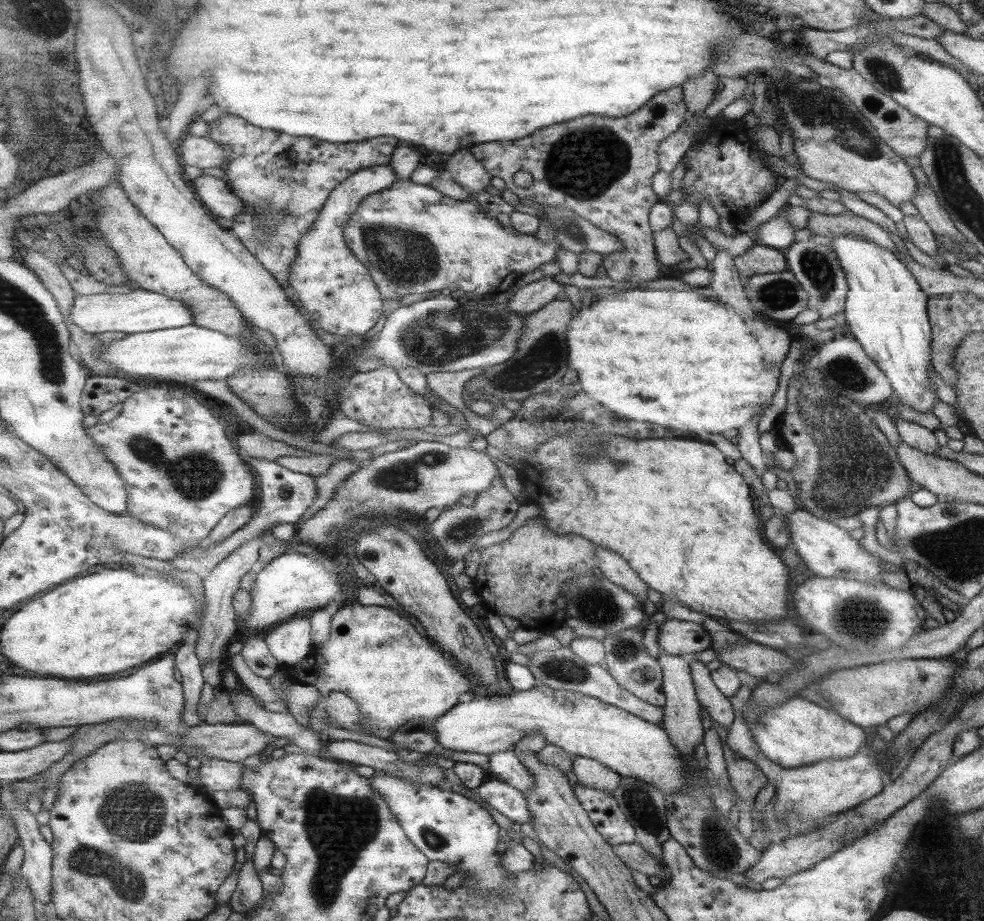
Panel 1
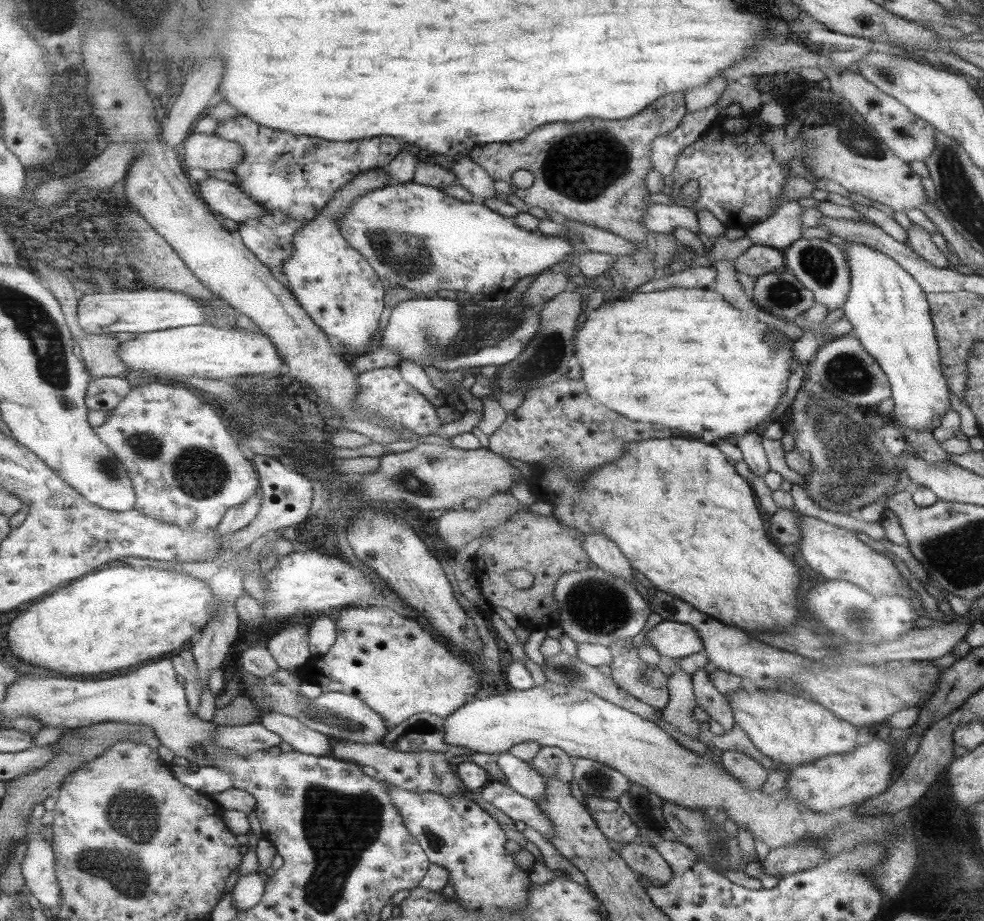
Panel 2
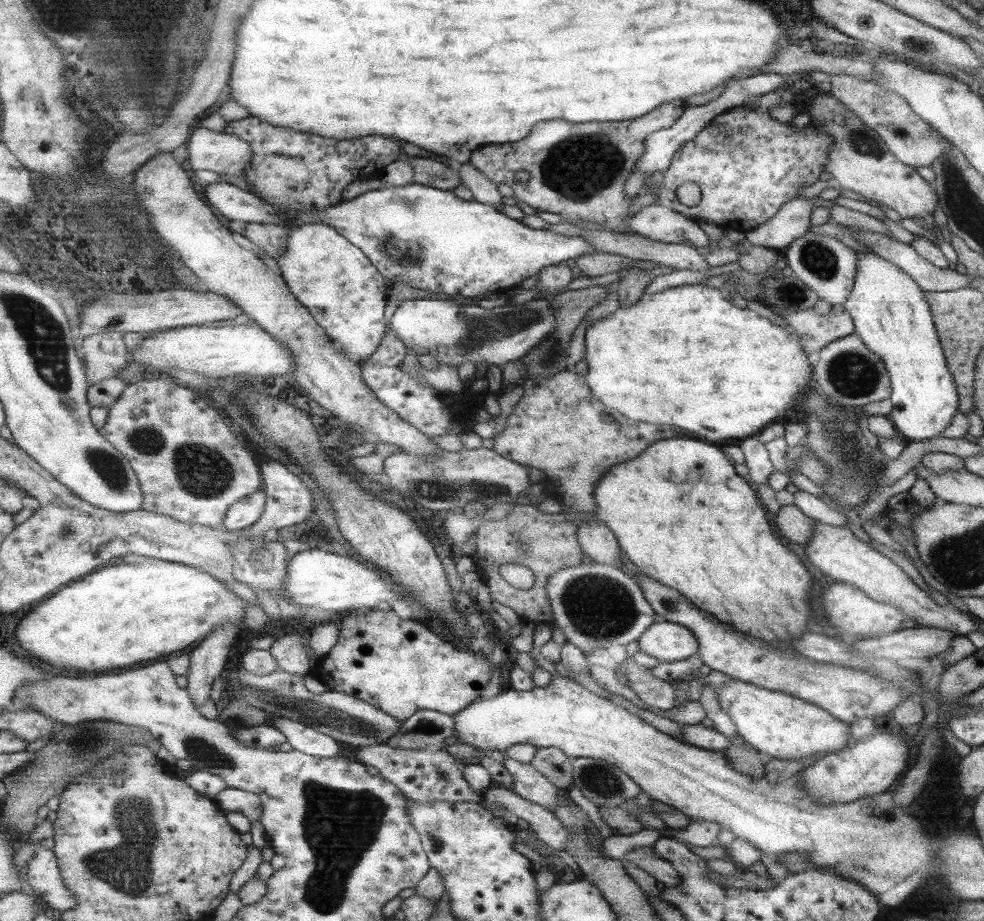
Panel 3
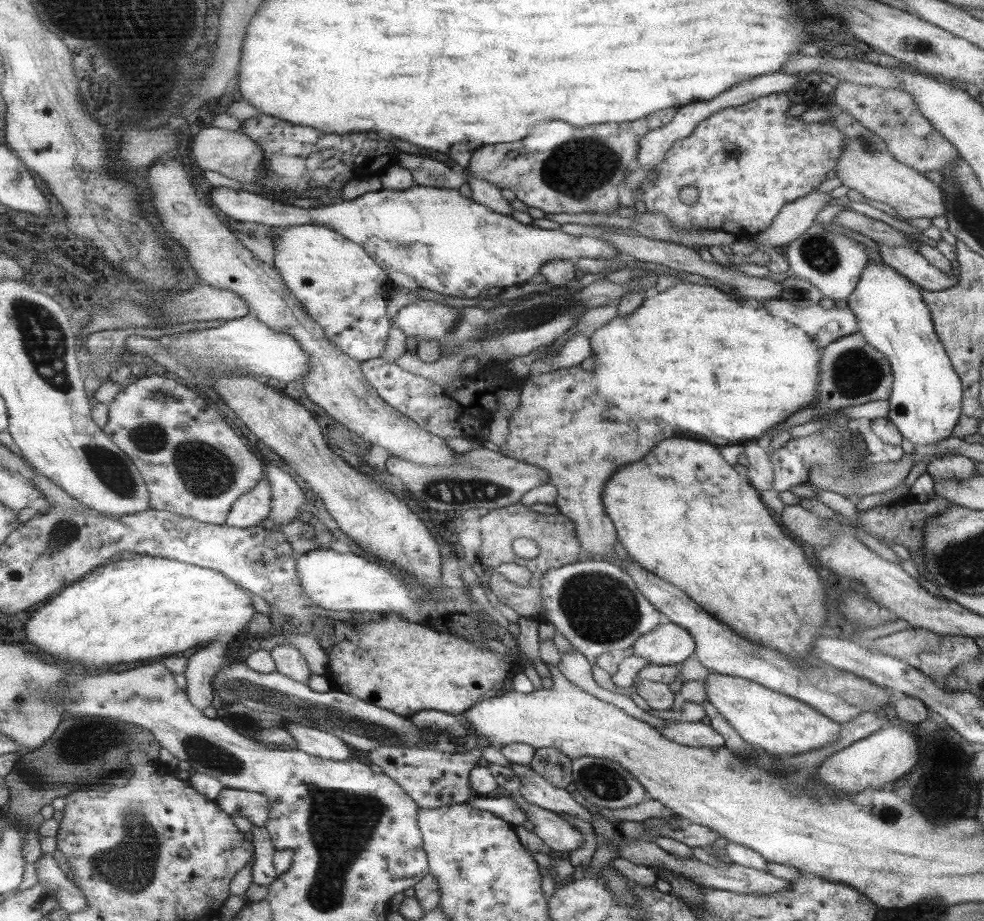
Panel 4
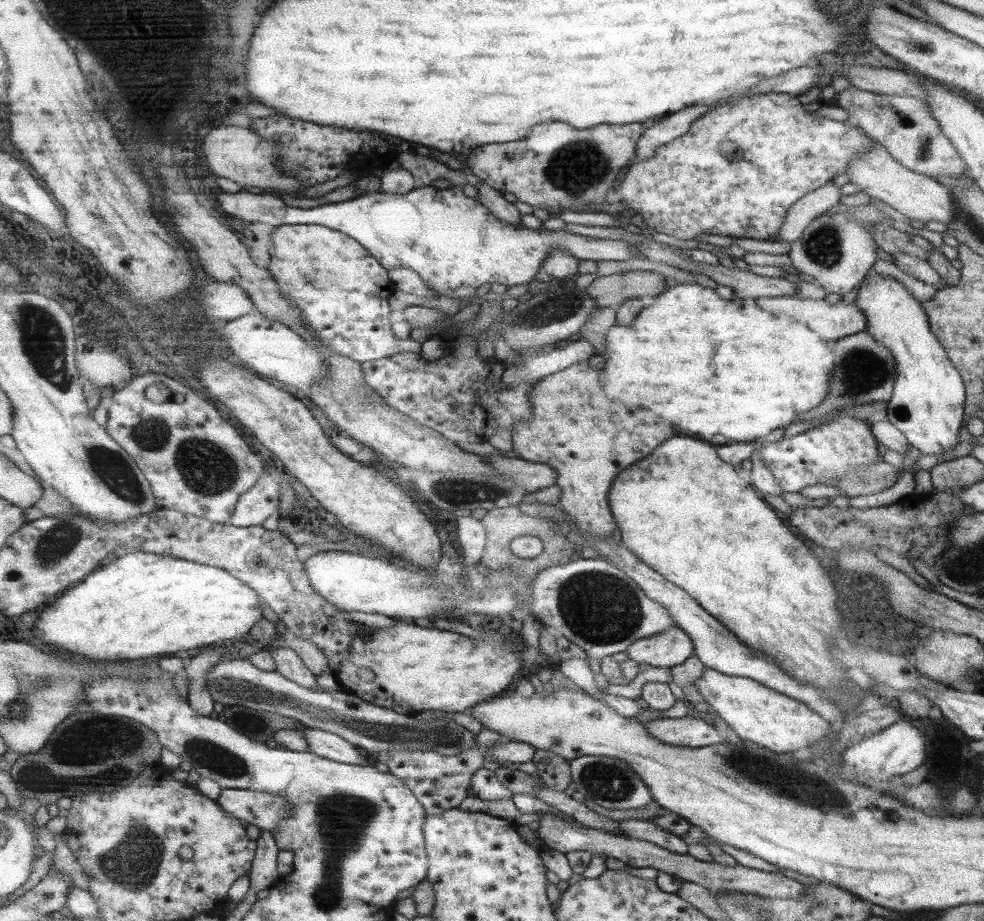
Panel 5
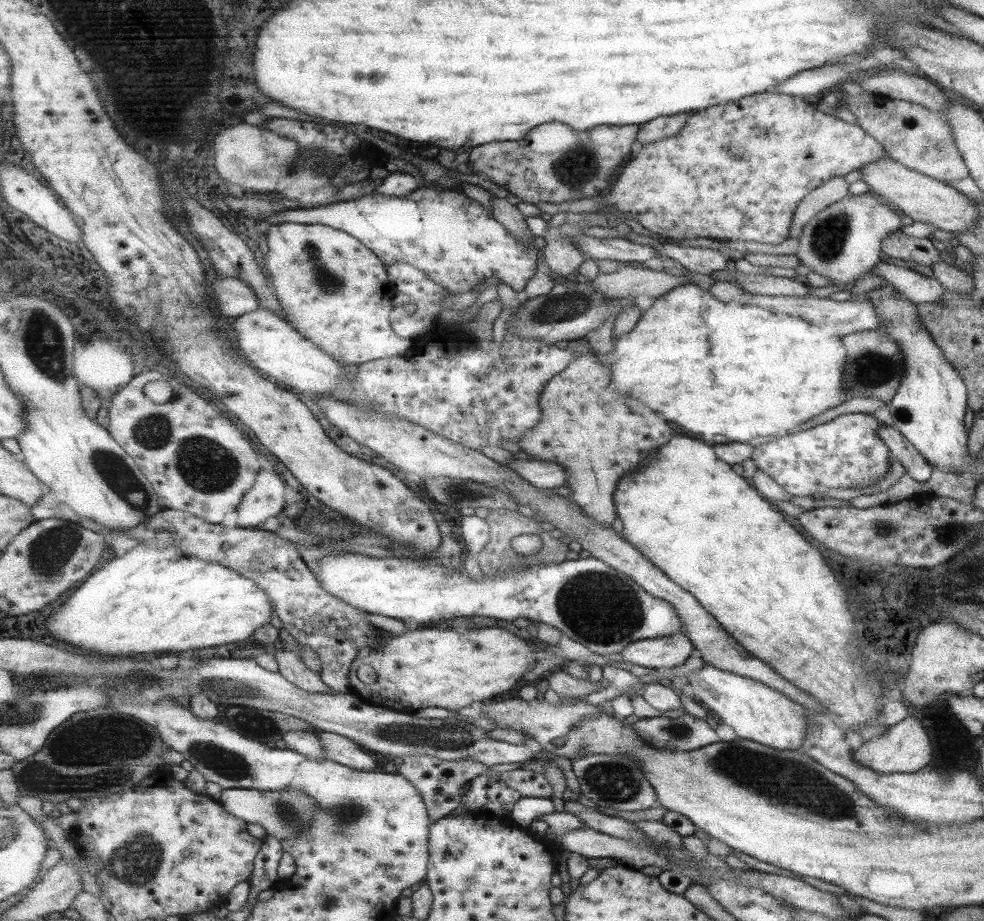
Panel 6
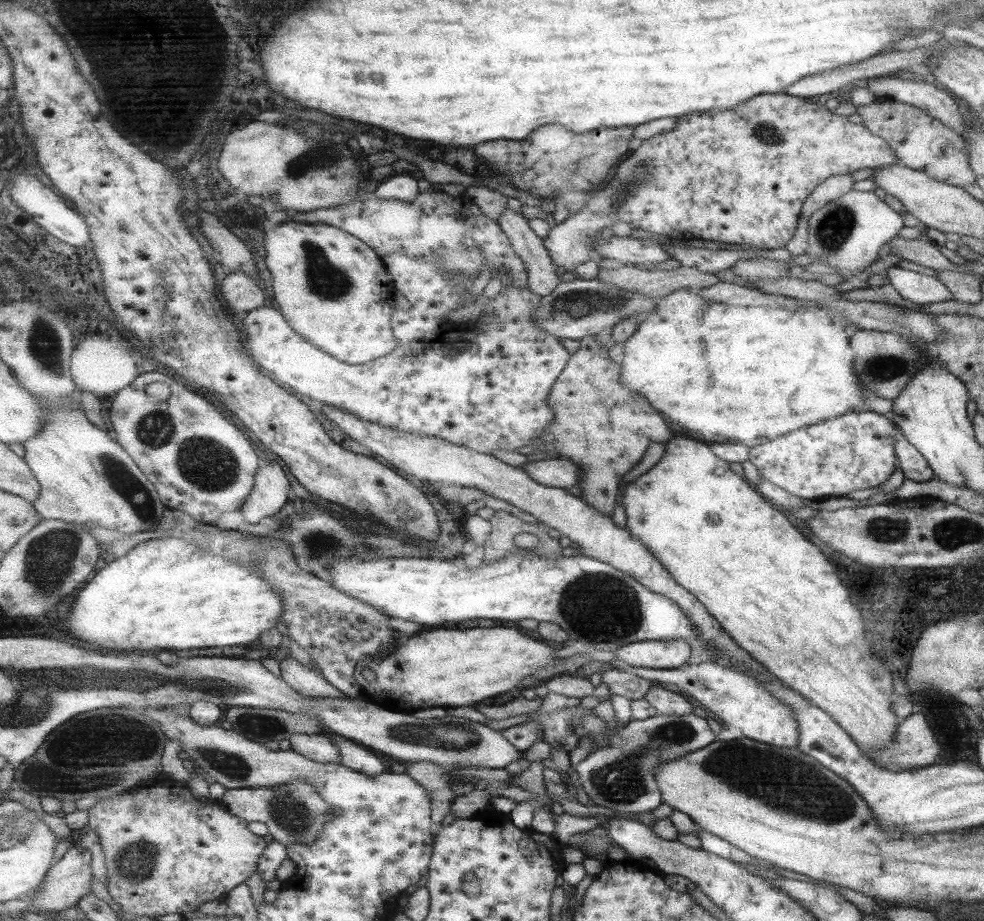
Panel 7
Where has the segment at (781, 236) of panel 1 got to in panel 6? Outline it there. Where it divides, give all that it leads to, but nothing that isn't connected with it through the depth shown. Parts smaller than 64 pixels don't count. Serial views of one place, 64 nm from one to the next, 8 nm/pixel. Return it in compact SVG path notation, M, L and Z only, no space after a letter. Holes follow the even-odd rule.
M831 177L827 182L809 191L795 205L795 210L791 215L791 222L788 226L788 237L798 238L801 236L803 227L820 210L827 208L830 204L845 197L848 184L843 181L843 177Z

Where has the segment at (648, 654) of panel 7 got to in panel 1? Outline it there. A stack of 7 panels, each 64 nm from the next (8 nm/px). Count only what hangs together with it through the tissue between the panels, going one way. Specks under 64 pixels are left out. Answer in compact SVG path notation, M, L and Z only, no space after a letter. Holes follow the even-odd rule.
M665 619L656 638L659 649L687 658L711 645L709 633L700 624L679 619Z

